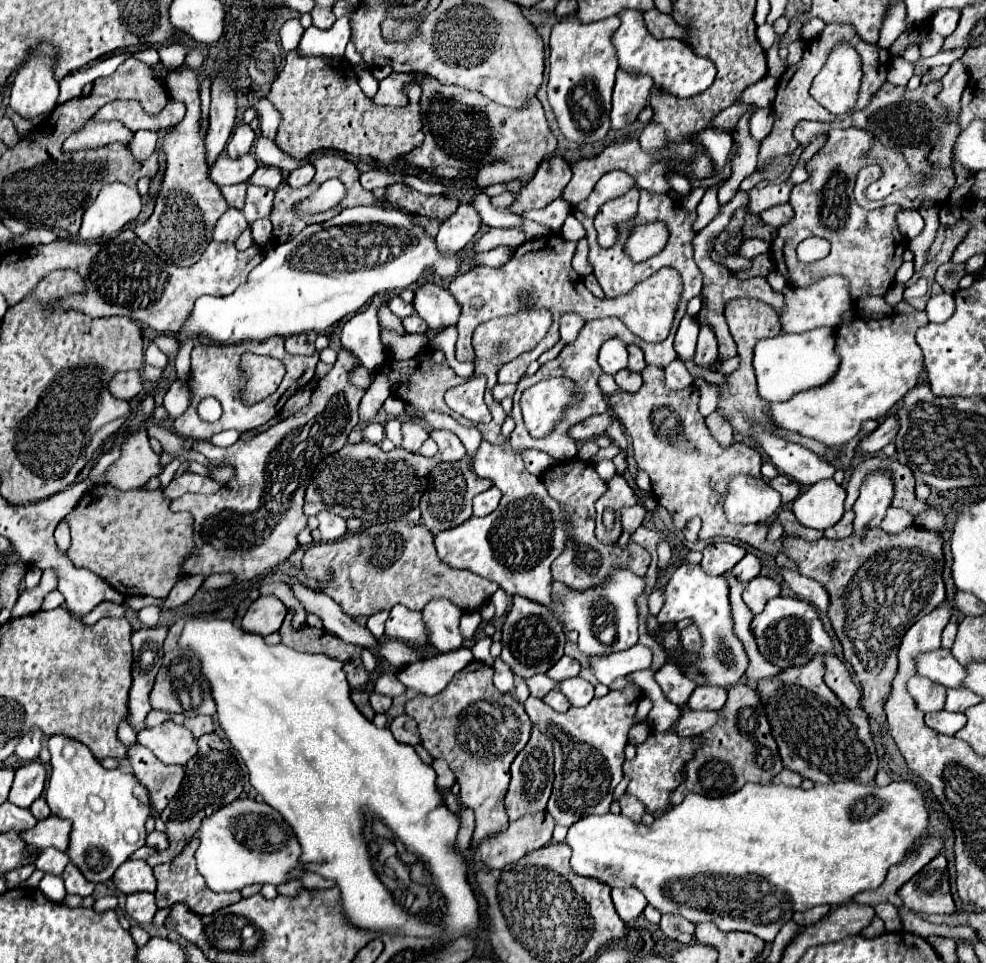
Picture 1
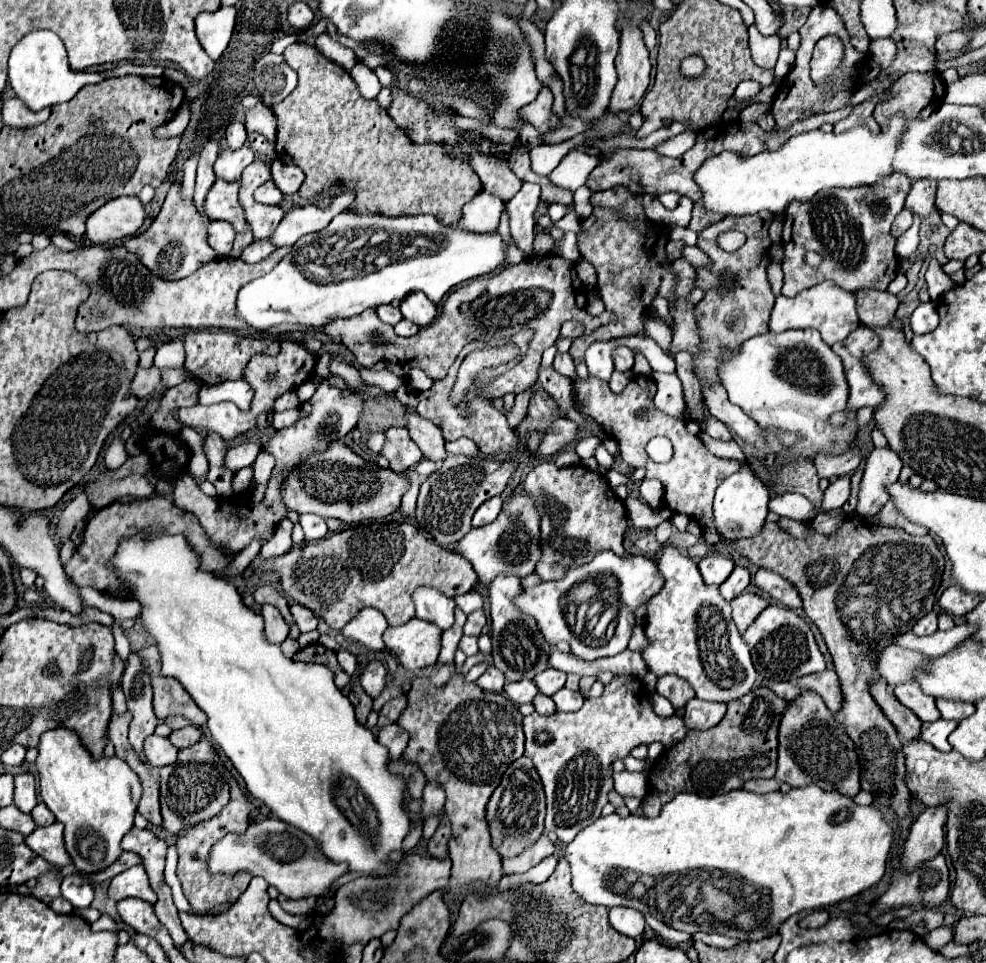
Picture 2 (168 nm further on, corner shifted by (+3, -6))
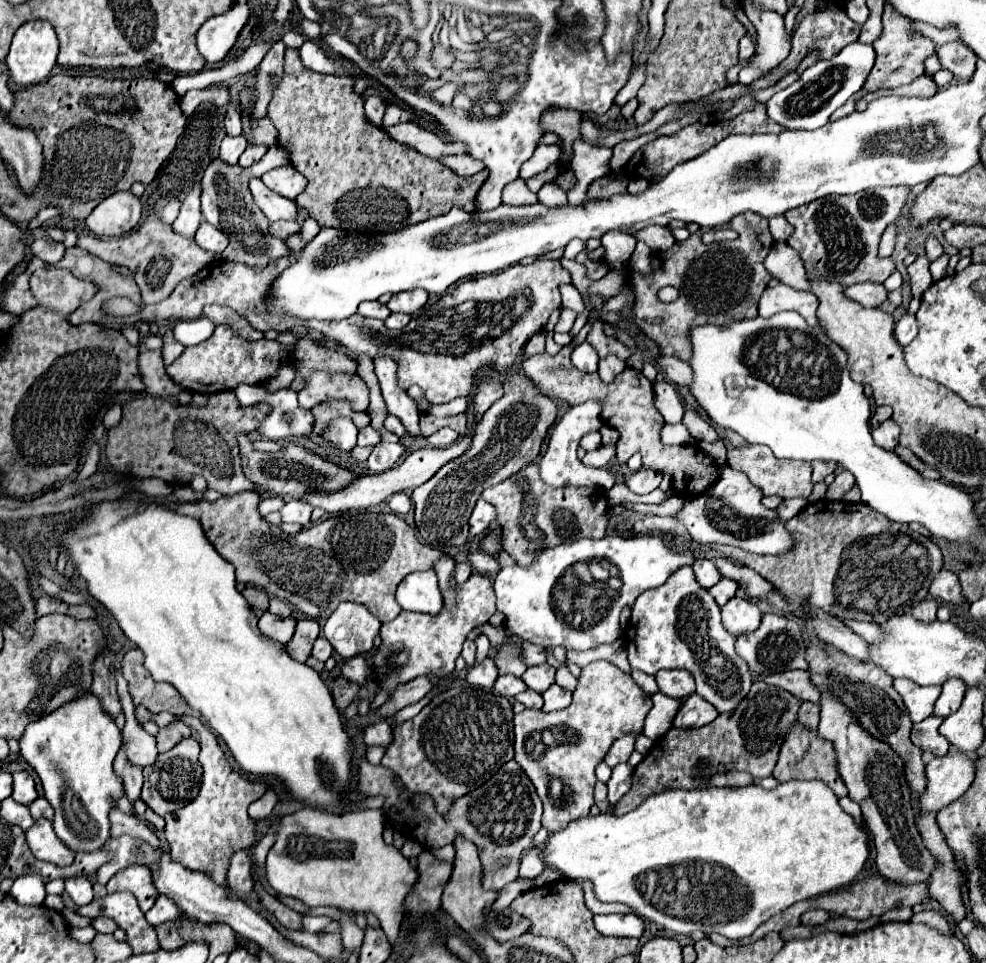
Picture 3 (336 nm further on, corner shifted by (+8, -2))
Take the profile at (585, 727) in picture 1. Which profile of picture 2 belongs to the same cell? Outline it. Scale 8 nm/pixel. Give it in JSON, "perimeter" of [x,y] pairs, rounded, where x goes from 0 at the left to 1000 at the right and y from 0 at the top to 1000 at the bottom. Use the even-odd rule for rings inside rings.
{"perimeter":[[[624,702],[622,708],[614,712],[614,717],[608,725],[593,727],[591,735],[585,739],[563,739],[559,744],[549,744],[549,741],[541,739],[541,741],[532,744],[530,756],[532,756],[532,766],[534,766],[532,783],[537,787],[541,787],[541,793],[547,800],[549,812],[553,816],[555,864],[563,864],[571,876],[577,876],[583,866],[587,866],[593,858],[601,856],[610,847],[612,837],[618,833],[616,825],[622,820],[620,793],[624,789],[634,787],[644,775],[660,773],[664,768],[681,779],[699,760],[699,756],[695,754],[691,744],[687,744],[687,741],[678,744],[678,746],[666,744],[660,735],[660,729],[656,725],[652,725],[652,710],[642,702]]]}

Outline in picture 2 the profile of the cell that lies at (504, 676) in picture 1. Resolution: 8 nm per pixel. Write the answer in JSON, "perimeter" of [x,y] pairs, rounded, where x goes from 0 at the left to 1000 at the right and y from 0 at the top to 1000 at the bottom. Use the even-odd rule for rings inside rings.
{"perimeter":[[[496,692],[492,696],[492,700],[484,706],[484,710],[492,717],[492,719],[510,719],[512,712],[512,702],[508,696],[504,696],[502,692]]]}

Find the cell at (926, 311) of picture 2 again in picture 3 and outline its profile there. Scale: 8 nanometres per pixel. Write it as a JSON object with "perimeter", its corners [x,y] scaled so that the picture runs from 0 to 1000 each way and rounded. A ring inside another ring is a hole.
{"perimeter":[[[917,326],[907,339],[907,351],[917,361],[929,351],[929,330],[927,326]]]}

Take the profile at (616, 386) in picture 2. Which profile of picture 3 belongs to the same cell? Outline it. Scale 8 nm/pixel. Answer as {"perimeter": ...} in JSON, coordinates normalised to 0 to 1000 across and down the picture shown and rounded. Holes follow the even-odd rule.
{"perimeter":[[[619,368],[619,370],[615,370],[615,372],[609,374],[606,388],[609,388],[609,393],[611,393],[613,397],[621,397],[621,395],[623,395],[623,393],[633,384],[633,382],[635,382],[635,376],[629,374],[627,370]]]}

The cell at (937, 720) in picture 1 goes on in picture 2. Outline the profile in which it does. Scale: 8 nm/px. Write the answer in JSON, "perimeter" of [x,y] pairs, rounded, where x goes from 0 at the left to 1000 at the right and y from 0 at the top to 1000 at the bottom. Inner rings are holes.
{"perimeter":[[[948,748],[948,750],[938,750],[934,754],[934,766],[942,773],[946,773],[954,781],[962,781],[965,773],[960,771],[960,764],[971,756],[969,748]]]}

